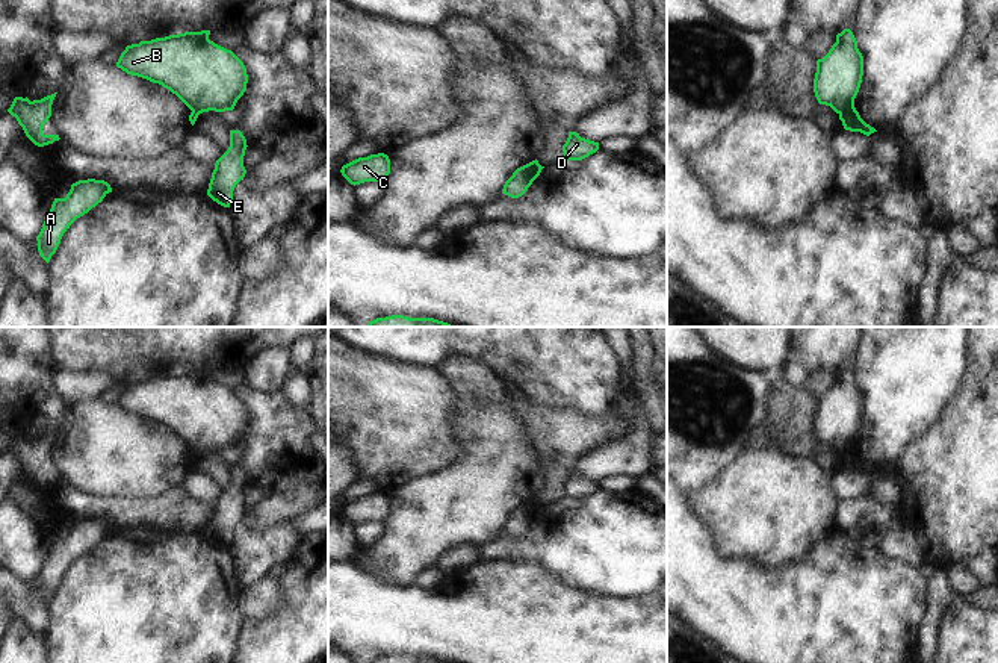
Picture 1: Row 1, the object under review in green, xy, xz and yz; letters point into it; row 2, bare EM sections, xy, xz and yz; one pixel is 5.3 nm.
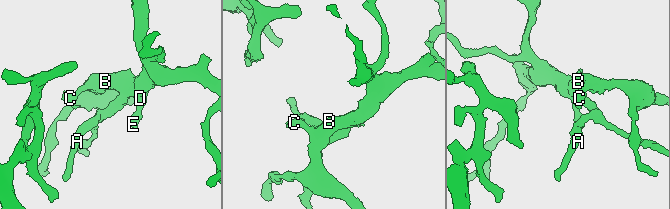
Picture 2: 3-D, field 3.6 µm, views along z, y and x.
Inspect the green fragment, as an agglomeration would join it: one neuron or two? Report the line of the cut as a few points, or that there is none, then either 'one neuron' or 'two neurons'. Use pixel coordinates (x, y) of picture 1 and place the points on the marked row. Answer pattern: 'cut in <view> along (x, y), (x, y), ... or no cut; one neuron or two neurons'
cut in yz along (853, 106), (839, 115); two neurons

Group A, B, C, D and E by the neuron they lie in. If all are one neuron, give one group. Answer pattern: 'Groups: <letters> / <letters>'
Groups: A / B C D E

